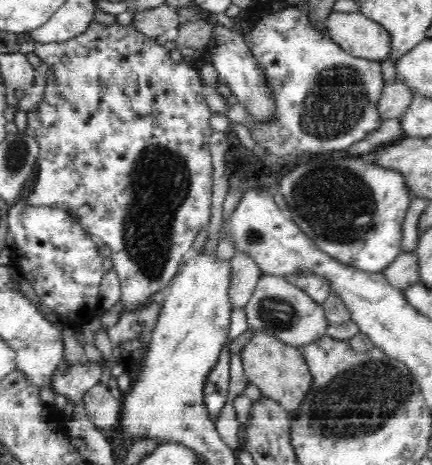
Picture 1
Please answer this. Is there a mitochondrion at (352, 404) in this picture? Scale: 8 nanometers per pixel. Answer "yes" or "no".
yes

